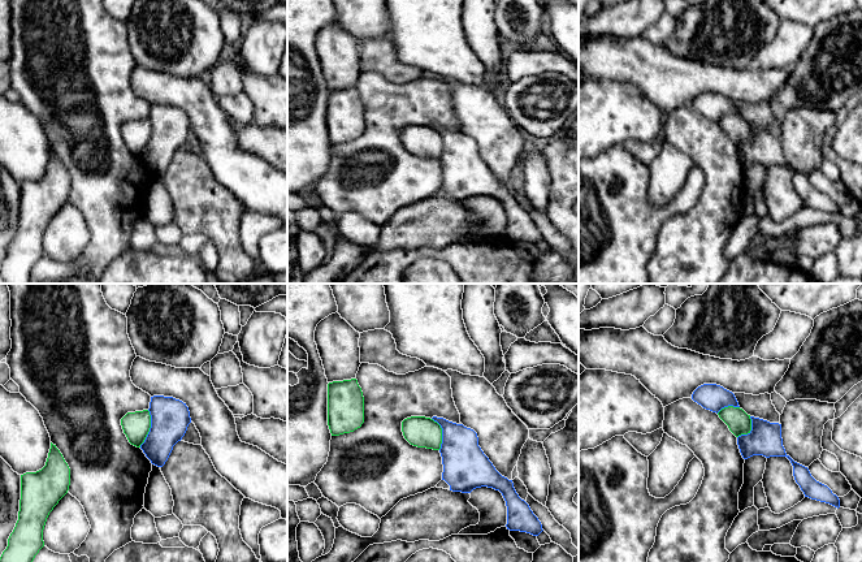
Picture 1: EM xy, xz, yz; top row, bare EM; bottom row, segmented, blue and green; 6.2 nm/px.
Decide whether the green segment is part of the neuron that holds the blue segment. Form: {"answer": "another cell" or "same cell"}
{"answer": "another cell"}

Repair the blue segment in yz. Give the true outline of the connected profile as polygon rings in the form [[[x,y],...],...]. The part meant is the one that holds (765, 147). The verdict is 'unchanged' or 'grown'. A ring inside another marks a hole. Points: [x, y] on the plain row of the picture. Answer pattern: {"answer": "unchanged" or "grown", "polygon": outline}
{"answer": "unchanged", "polygon": [[[750,125],[751,139],[737,146],[737,154],[744,168],[753,164],[787,165],[793,174],[793,185],[805,206],[840,216],[840,208],[832,199],[816,190],[807,176],[794,170],[783,155],[781,133]]]}

